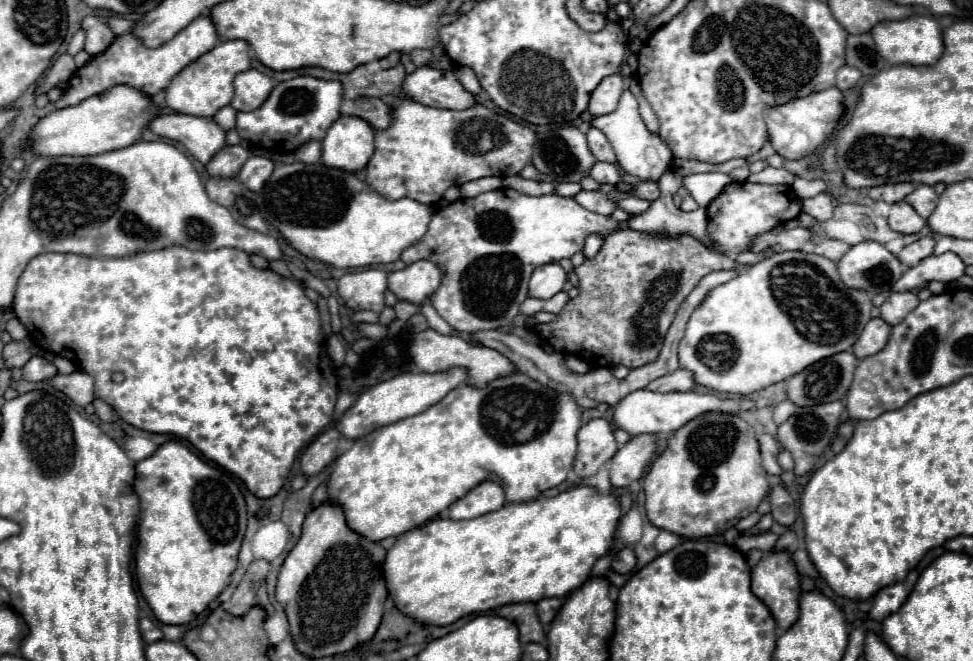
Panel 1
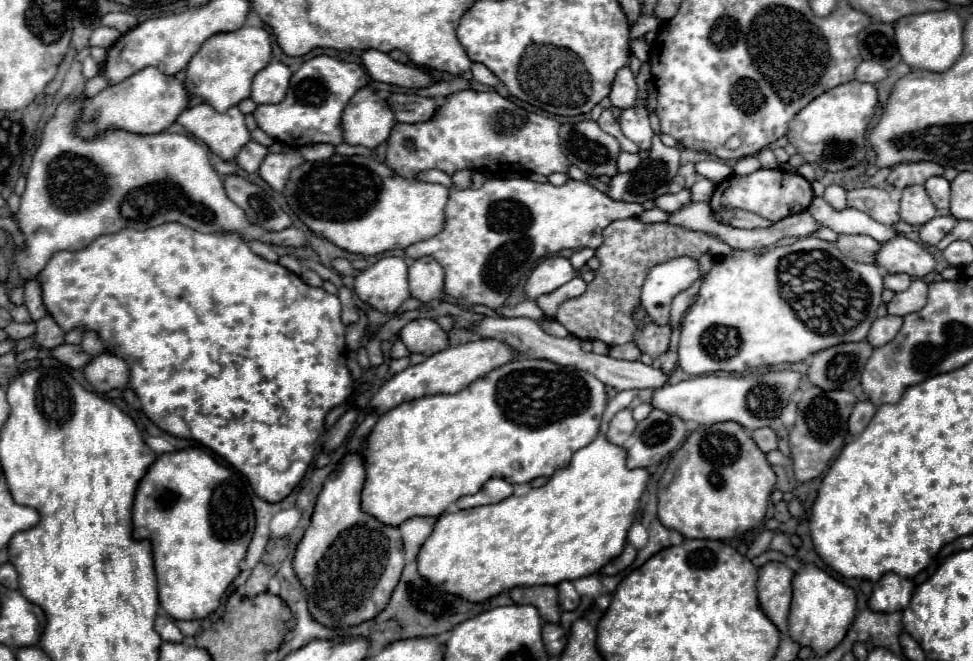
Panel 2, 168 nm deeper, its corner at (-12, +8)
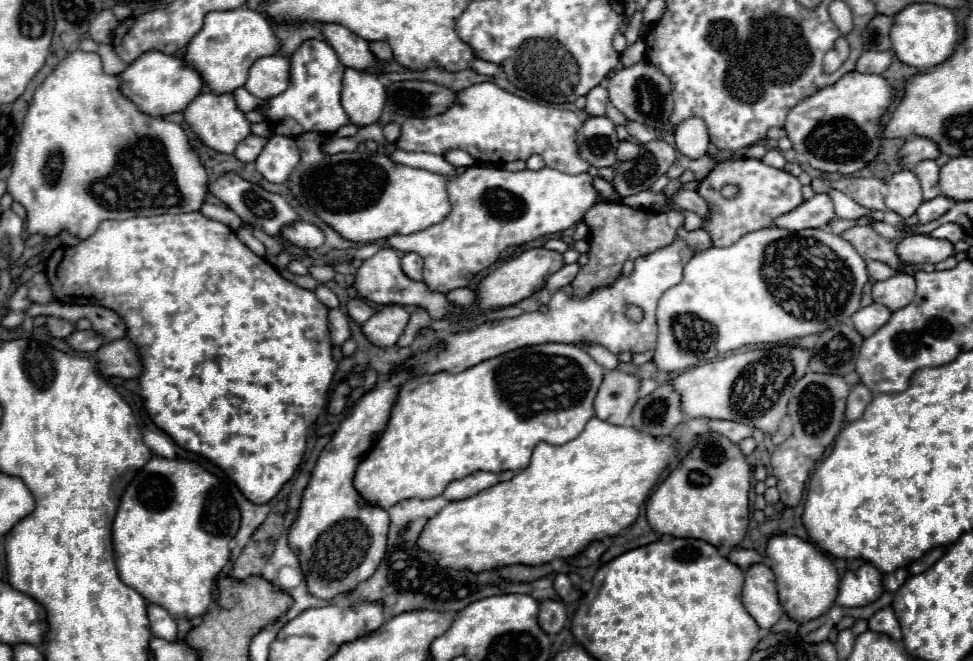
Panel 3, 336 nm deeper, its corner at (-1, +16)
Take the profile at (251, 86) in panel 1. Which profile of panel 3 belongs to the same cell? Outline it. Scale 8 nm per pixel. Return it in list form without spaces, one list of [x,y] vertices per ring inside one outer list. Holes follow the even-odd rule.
[[[278,54],[264,56],[252,64],[244,88],[260,100],[278,96],[284,88],[288,88],[288,68],[288,58]]]

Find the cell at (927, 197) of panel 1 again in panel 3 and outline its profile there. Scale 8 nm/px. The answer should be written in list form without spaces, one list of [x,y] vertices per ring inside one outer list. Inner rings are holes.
[[[924,160],[924,162],[916,164],[914,174],[918,176],[918,180],[920,180],[920,184],[922,184],[924,200],[932,200],[932,198],[940,196],[940,186],[938,186],[940,168],[936,166],[934,160]]]

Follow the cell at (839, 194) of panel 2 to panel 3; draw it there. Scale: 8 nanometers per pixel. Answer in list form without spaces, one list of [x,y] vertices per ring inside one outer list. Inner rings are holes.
[[[820,192],[820,194],[814,194],[814,198],[802,202],[794,210],[790,210],[788,214],[774,218],[772,226],[784,228],[788,232],[798,232],[804,228],[822,228],[832,218],[836,218],[832,198],[826,192]]]

